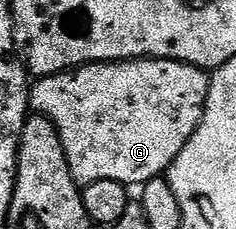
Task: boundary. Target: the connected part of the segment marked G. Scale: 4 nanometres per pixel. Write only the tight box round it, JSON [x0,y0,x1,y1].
[29,58,210,187]

